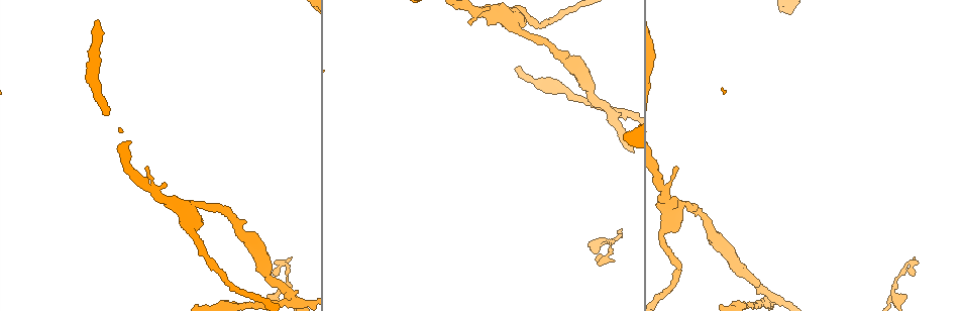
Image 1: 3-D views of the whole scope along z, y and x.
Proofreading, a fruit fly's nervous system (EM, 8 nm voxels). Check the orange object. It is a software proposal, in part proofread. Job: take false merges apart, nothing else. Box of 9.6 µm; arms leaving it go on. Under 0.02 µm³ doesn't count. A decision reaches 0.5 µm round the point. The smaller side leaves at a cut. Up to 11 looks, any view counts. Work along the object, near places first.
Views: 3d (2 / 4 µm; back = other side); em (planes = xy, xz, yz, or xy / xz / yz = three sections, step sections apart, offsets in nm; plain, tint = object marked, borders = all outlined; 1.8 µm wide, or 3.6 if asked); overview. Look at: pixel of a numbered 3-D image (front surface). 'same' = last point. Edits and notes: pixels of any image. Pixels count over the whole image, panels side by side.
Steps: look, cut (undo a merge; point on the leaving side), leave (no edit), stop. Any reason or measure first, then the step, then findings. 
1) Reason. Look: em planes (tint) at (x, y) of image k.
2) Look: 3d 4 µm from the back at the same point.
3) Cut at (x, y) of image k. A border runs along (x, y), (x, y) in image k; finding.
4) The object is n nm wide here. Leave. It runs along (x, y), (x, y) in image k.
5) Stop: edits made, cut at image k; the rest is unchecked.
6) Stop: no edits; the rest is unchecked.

Look: em xy step 16 (tint) at (290, 297) of image 1.

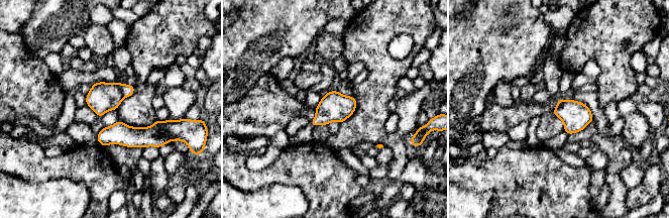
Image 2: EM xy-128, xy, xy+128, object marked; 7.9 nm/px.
Cut at (127, 90) of image 2. Two neurons meet here.

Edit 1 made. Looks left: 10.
Sudden change in width. Look: 3d 4 µm at (598, 241) of image 1.

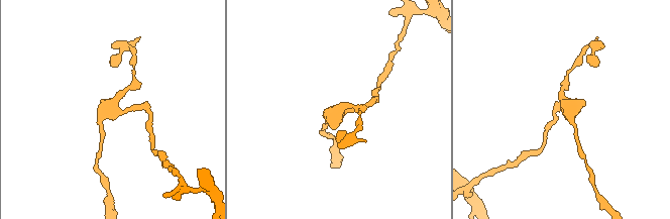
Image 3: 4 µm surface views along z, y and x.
Look: em xy step 4 (tint) at (110, 103) of image 3.

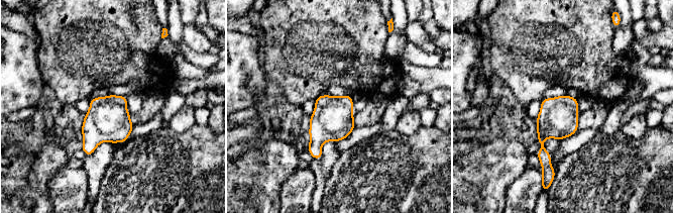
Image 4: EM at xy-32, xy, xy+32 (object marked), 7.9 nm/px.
The object is 320 nm wide here. Leave. All the same neuron.

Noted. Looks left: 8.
Look: em 3.6 µm planes (tint) at (673, 211) of image 1.

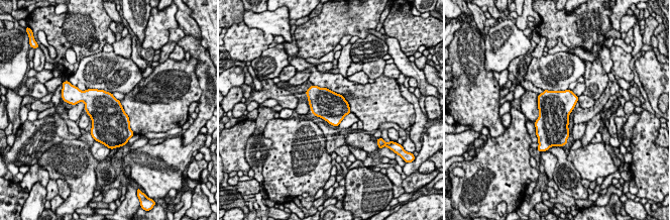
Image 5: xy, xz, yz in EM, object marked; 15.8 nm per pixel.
Leave. Continuous, no second neuron.

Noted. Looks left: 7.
Sudden change in width. Look: em planes (borders) at (239, 231) of image 1.

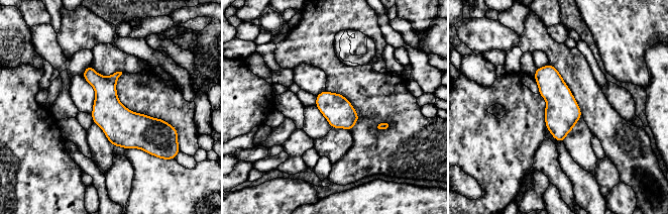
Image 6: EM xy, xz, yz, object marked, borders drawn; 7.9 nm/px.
Leave. One neuron here.

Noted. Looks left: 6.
Stop: edits made, cut at image 2; the rest is unchecked.

